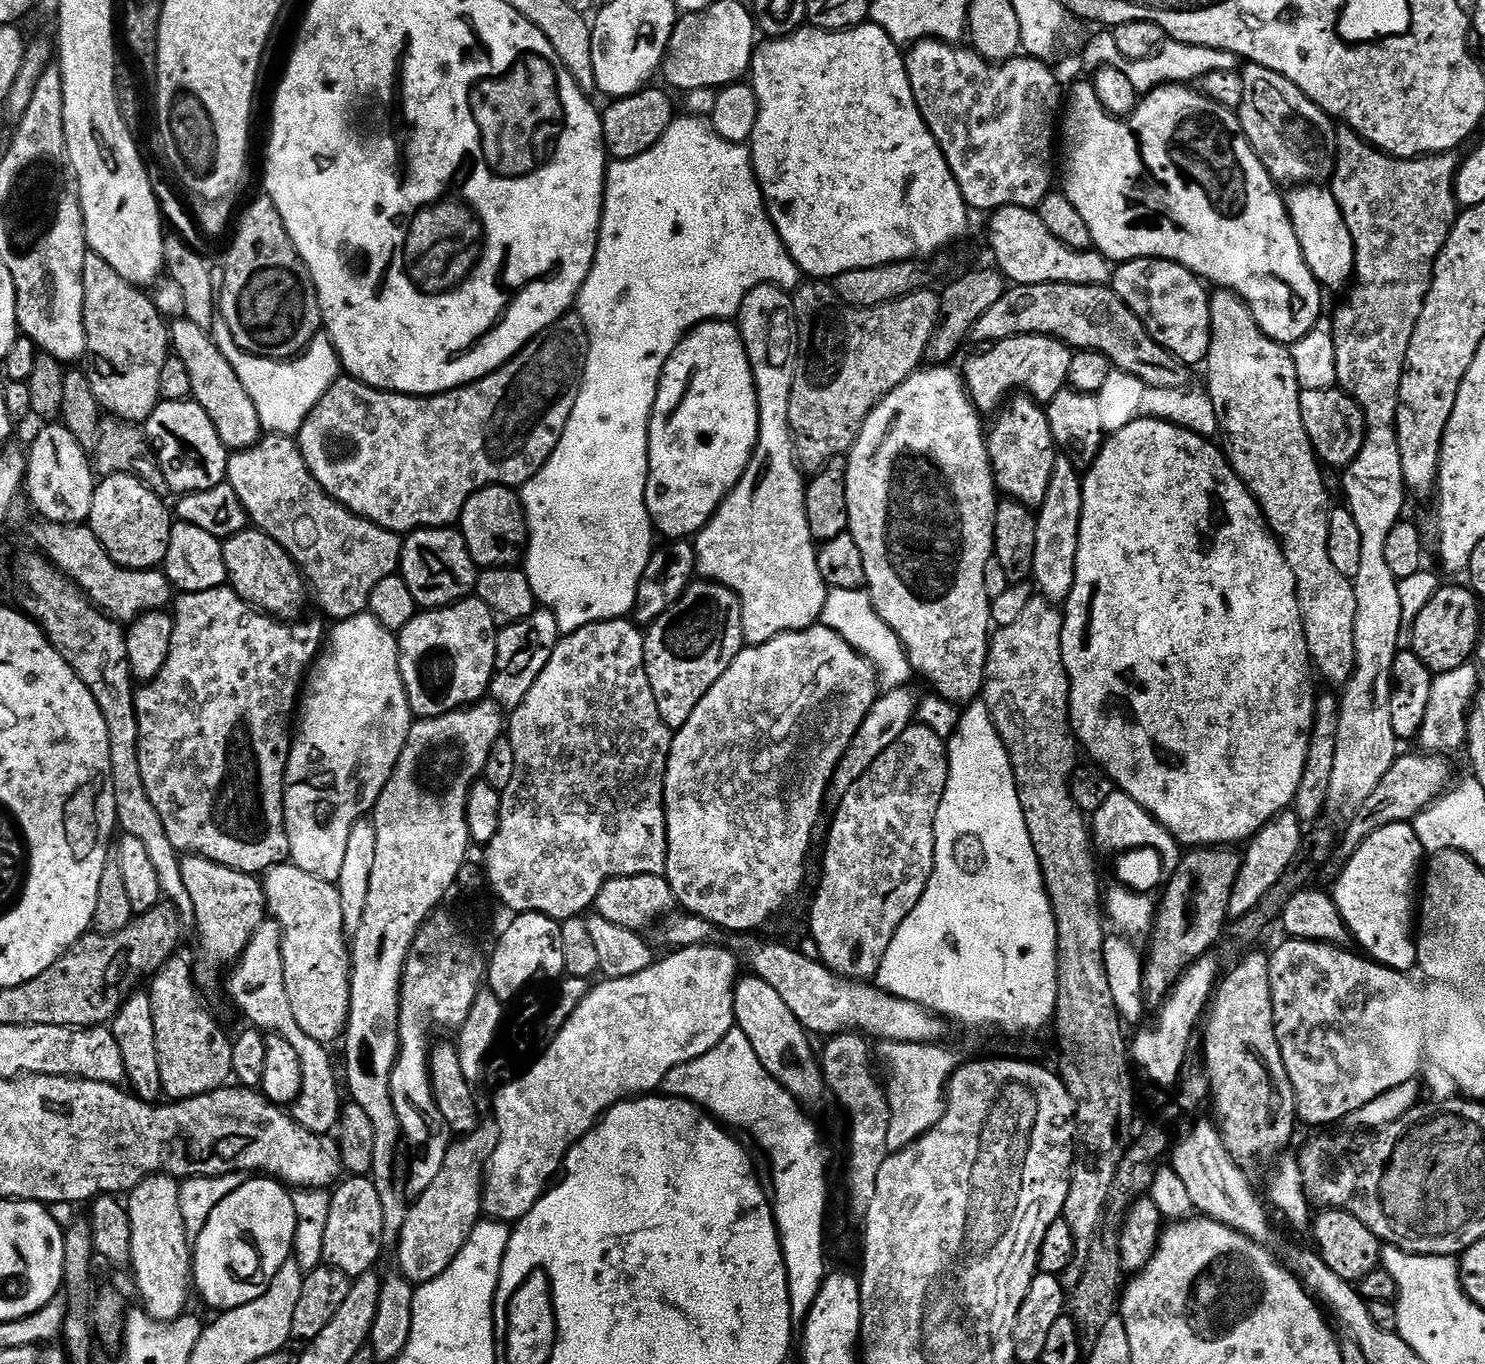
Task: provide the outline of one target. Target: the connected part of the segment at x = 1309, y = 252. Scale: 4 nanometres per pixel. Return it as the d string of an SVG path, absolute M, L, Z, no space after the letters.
M1296 186L1287 193L1288 217L1294 226L1294 232L1298 238L1298 246L1304 255L1306 266L1314 274L1314 278L1325 289L1344 288L1353 283L1356 271L1356 246L1354 238L1350 234L1350 226L1346 226L1346 218L1334 198L1334 194L1324 186Z

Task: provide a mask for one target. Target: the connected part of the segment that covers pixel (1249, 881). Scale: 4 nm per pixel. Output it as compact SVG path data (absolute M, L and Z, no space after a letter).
M1285 810L1265 827L1263 832L1253 836L1247 845L1248 856L1243 857L1240 877L1236 883L1236 891L1232 897L1230 909L1233 917L1239 918L1254 910L1267 896L1267 892L1279 882L1292 865L1295 865L1301 848L1305 847L1306 832L1302 829L1302 821L1297 813Z

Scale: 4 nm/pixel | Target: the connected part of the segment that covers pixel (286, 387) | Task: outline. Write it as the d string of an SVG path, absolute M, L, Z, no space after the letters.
M218 314L213 318L210 333L218 350L226 356L235 373L241 378L246 393L250 394L250 399L258 410L263 431L268 434L295 437L314 406L318 406L332 383L342 375L340 355L327 334L315 336L301 355L291 360L279 361L267 360L264 356L242 351L238 342L234 342L234 334L230 334L230 326L226 326L226 318Z

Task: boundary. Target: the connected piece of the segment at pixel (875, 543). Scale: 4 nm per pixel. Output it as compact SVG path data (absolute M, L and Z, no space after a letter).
M924 366L917 370L913 376L906 378L906 382L902 382L888 396L885 396L879 404L876 405L871 414L866 418L866 422L862 426L862 430L856 439L856 445L853 446L851 452L846 456L846 506L848 507L848 532L854 538L854 542L858 542L858 550L862 550L862 563L866 565L866 578L868 583L866 591L872 597L872 604L878 610L878 614L882 618L882 622L886 622L886 626L890 626L890 630L894 630L894 634L898 634L898 638L904 643L904 649L908 652L908 657L912 663L913 669L917 673L920 672L936 687L935 695L941 700L947 700L949 704L957 706L967 706L977 699L983 693L986 683L986 669L988 666L988 645L990 643L990 633L993 631L992 622L992 601L990 592L988 594L988 563L991 565L994 560L996 550L996 509L998 507L998 489L996 486L996 475L992 472L992 458L988 452L988 441L986 439L986 424L982 421L981 413L976 411L976 405L972 402L972 397L968 395L968 389L964 386L963 375L959 371L956 372L952 366Z

